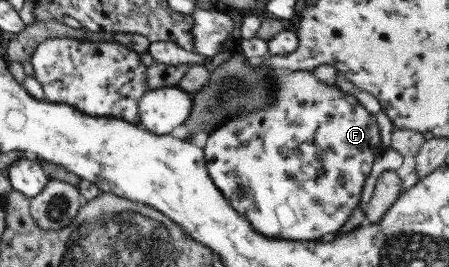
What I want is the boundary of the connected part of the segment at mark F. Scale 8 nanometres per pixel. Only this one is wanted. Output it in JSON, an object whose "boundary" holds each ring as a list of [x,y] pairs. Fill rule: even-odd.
{"boundary":[[[293,70],[289,74],[274,74],[274,78],[270,80],[268,95],[270,96],[268,106],[260,108],[258,112],[234,114],[226,122],[222,122],[217,129],[209,132],[209,138],[207,138],[206,146],[203,149],[207,172],[213,179],[215,186],[219,188],[219,192],[223,194],[223,198],[227,198],[229,206],[243,218],[246,218],[259,234],[274,239],[298,241],[317,241],[332,237],[359,206],[365,178],[371,174],[375,158],[385,151],[376,115],[369,113],[353,95],[341,91],[339,87],[333,87],[319,81],[313,75],[313,70]]]}

